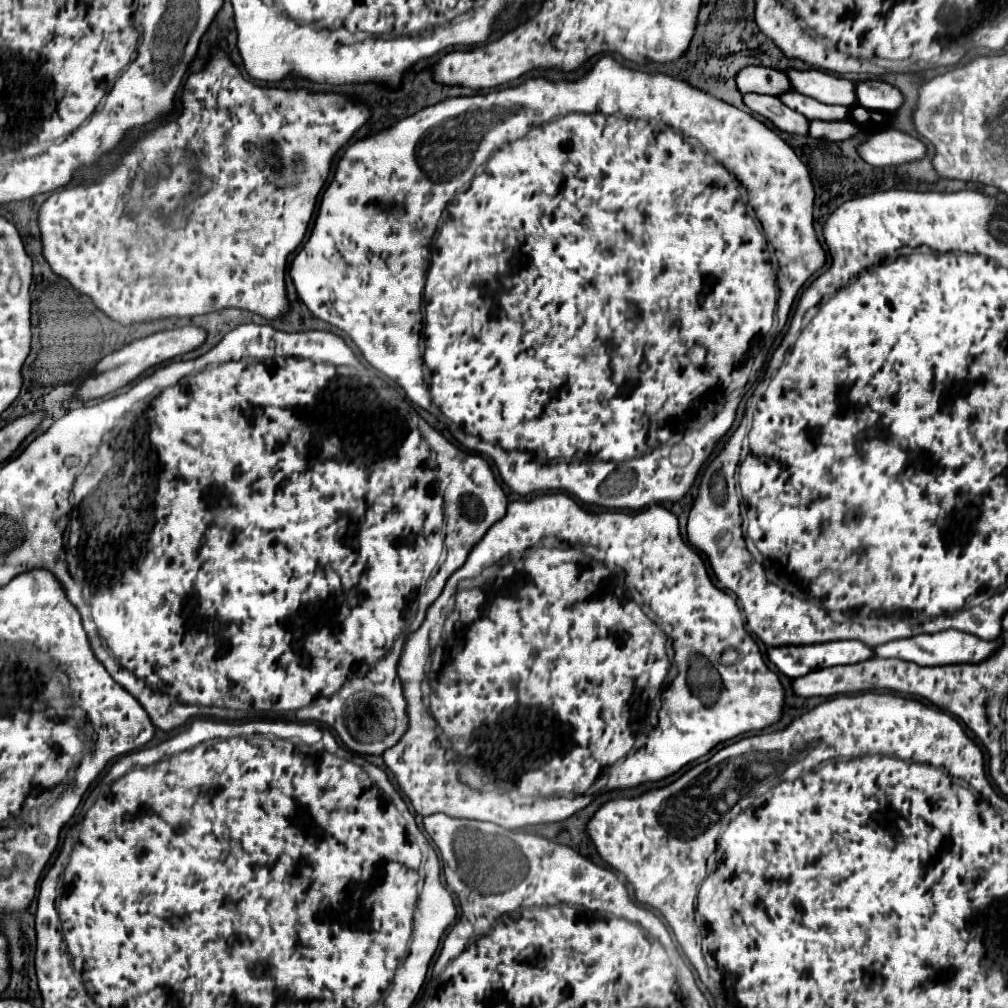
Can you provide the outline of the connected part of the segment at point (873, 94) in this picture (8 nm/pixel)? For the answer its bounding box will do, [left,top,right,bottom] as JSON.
[856,81,902,111]

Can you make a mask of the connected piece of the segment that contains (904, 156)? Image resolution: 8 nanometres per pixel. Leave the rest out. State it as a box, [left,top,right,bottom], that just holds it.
[858,129,926,167]

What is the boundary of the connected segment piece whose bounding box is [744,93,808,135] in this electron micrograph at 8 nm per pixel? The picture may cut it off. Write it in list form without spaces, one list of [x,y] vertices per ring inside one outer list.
[[[744,93],[744,105],[762,117],[770,119],[780,131],[806,135],[808,121],[804,115],[788,109],[778,97],[772,95],[756,95],[756,93]]]

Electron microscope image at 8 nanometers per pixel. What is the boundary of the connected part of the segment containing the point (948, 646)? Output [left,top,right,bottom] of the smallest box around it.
[874,629,998,665]

